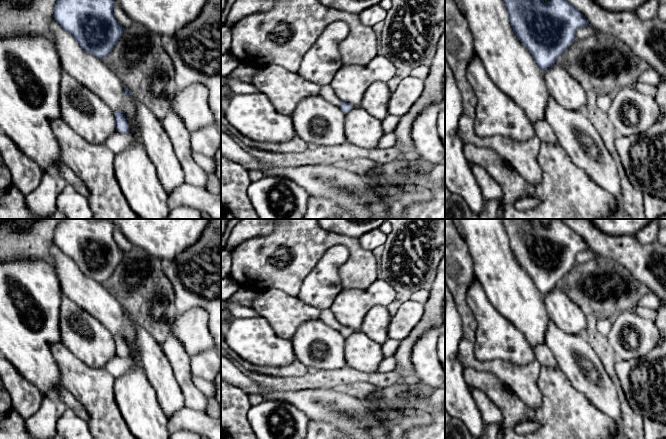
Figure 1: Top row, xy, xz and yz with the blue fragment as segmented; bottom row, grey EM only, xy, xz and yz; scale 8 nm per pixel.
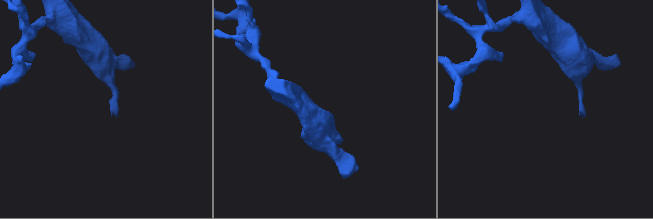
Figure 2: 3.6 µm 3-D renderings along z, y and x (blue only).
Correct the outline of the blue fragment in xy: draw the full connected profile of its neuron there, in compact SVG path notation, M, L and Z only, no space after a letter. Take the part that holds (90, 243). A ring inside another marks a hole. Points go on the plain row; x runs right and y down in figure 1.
M62 219L55 228L54 241L74 261L83 275L103 284L111 278L125 256L114 239L115 229L116 226L108 219Z

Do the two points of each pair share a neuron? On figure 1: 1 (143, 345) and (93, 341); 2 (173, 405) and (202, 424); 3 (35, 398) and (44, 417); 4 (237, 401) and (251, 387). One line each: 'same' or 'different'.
1: same
2: different
3: different
4: different

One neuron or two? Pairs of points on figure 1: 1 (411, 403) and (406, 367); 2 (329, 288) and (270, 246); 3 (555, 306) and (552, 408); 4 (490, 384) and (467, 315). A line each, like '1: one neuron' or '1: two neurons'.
1: one neuron
2: two neurons
3: two neurons
4: two neurons

